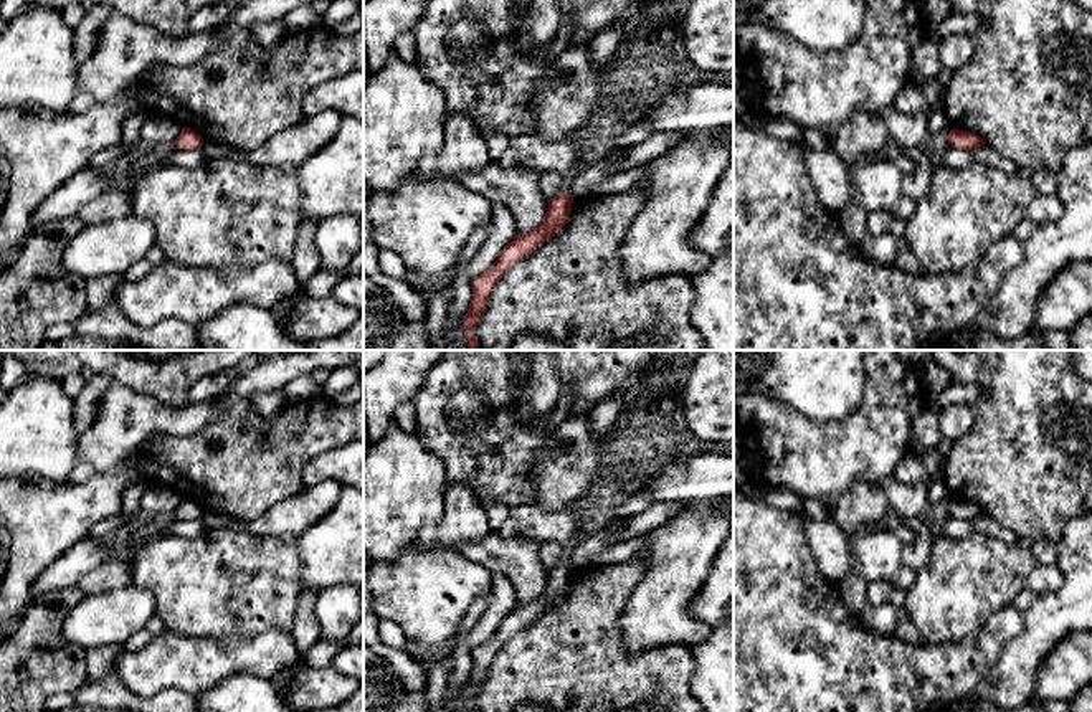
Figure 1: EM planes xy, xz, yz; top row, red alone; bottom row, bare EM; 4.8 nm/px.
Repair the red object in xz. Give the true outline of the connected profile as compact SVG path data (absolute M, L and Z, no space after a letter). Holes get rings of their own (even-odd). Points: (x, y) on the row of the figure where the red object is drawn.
M568 193L550 198L544 221L530 233L522 236L517 235L486 273L471 279L472 299L463 319L466 327L468 350L476 350L479 347L474 329L487 306L489 296L496 287L497 281L512 266L534 253L539 246L542 246L547 240L555 236L565 226L567 218L572 211L572 203L573 198Z

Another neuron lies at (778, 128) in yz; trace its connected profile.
M767 116L767 117L757 117L757 121L760 122L762 131L765 134L778 139L795 140L801 145L806 145L803 131L788 119Z

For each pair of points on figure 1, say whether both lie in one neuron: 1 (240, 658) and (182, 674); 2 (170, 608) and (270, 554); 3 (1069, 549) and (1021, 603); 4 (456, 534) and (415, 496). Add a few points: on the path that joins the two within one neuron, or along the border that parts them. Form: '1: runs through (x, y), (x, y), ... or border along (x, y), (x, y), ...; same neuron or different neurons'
1: runs through (225, 659), (197, 664); same neuron
2: runs through (195, 595), (204, 587), (237, 585), (245, 577); same neuron
3: border along (1036, 595), (1023, 613); different neurons
4: border along (446, 491), (443, 514), (428, 521), (413, 542); different neurons

